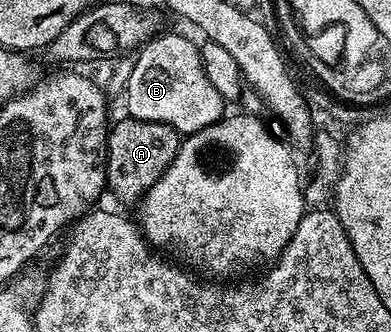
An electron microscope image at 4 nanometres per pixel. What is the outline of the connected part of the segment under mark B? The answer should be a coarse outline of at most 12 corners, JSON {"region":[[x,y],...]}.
{"region":[[195,41],[140,47],[127,117],[182,136],[225,117]]}

